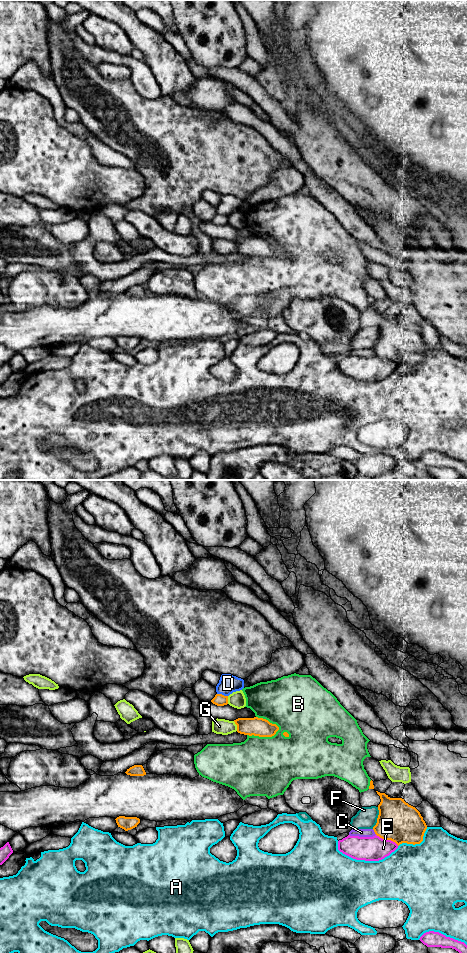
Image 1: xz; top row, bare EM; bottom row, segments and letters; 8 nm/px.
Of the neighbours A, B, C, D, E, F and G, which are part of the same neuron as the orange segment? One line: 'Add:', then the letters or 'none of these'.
Add: none of these

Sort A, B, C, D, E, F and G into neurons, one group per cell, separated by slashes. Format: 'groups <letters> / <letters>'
groups A / B / C / D / E / F / G

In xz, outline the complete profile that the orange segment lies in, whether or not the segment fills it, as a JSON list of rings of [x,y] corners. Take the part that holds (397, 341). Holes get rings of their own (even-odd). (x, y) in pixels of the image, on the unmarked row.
[[[376,312],[381,322],[377,343],[373,347],[375,354],[398,366],[402,363],[420,364],[427,349],[420,332],[402,318],[390,318],[385,313]]]

